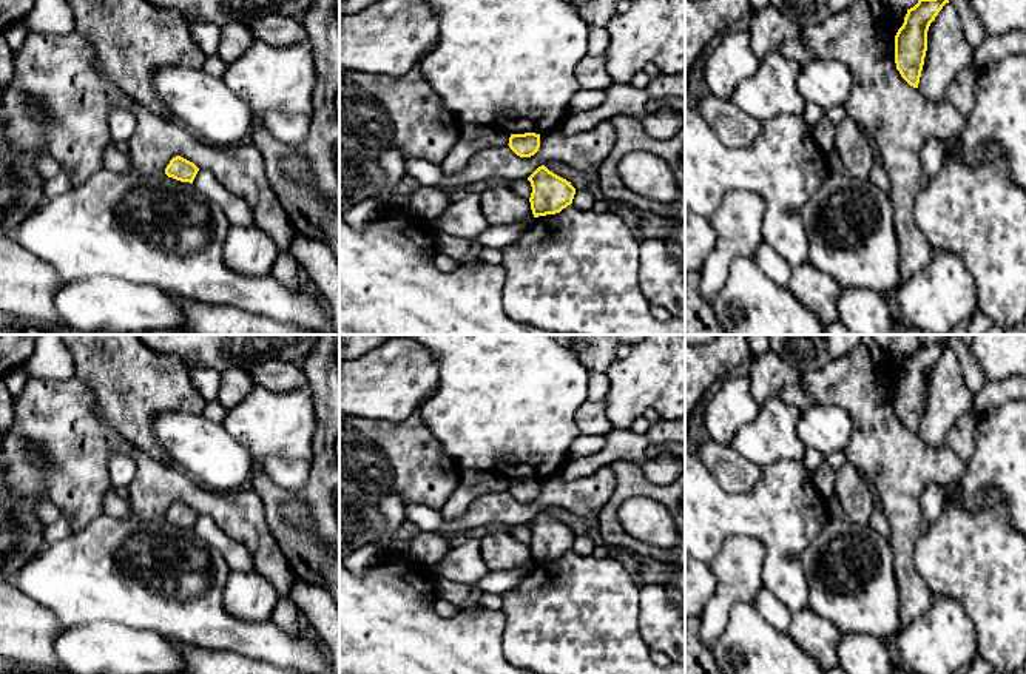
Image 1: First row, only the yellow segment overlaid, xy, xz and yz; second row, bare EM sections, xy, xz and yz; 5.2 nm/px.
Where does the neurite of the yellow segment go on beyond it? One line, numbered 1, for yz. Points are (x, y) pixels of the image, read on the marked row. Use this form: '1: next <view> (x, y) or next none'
1: next none

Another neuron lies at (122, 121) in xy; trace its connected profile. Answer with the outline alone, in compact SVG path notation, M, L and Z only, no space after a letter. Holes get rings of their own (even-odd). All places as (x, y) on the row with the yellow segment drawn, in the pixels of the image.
M127 102L114 108L110 116L110 136L116 142L128 142L136 130L136 114L127 106Z

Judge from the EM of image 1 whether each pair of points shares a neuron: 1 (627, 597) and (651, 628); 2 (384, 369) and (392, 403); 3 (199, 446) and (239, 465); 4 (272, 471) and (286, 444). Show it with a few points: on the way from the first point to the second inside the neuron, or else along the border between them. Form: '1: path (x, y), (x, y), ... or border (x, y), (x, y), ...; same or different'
1: border (639, 586), (639, 633), (651, 648); different
2: path (388, 377), (392, 395); same
3: path (209, 452), (219, 463), (230, 465); same
4: border (261, 458), (286, 457), (310, 461); different

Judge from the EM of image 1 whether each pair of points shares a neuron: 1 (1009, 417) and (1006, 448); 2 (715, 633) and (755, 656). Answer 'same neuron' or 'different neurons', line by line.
1: same neuron
2: different neurons

